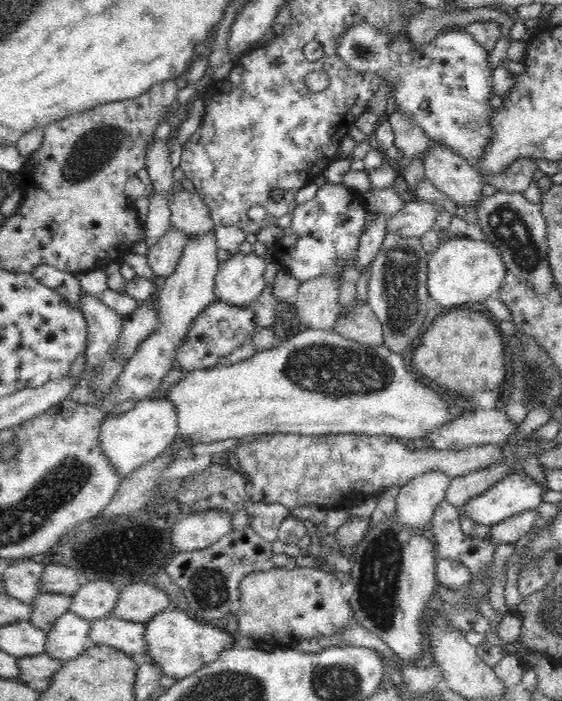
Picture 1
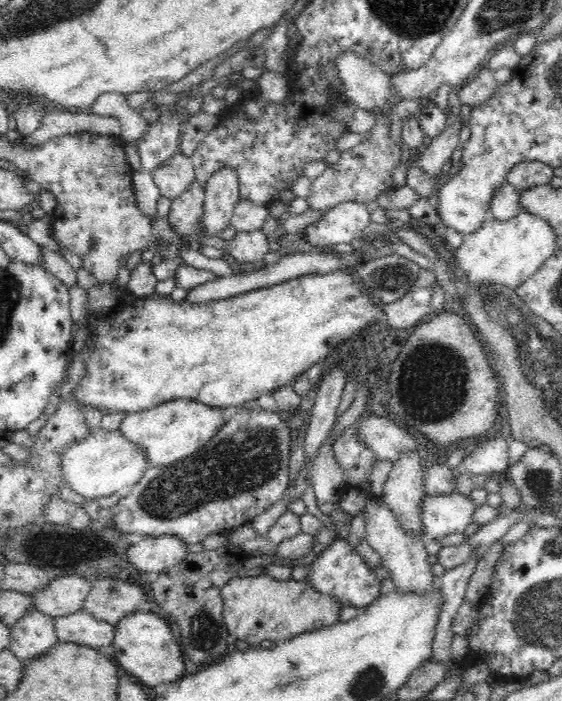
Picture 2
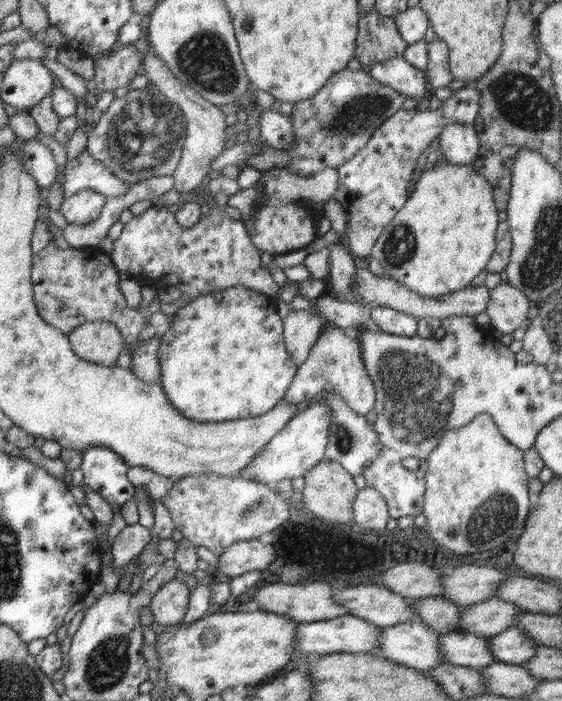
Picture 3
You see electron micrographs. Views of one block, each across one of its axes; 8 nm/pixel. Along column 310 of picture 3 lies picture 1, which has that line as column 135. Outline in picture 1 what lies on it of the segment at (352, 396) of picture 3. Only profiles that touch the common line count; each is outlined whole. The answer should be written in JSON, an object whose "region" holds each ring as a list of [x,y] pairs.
{"region":[[[215,231],[206,232],[204,236],[196,236],[189,239],[179,258],[175,271],[166,277],[164,286],[158,293],[158,316],[160,322],[155,329],[137,346],[133,355],[129,358],[124,372],[114,382],[108,392],[95,394],[86,385],[78,385],[71,390],[69,399],[80,404],[90,403],[102,412],[108,413],[120,411],[130,404],[151,396],[152,392],[160,386],[160,383],[173,370],[176,360],[176,348],[184,342],[184,336],[188,334],[194,318],[206,307],[217,302],[215,299],[215,280],[220,266],[216,255],[217,250]]]}

